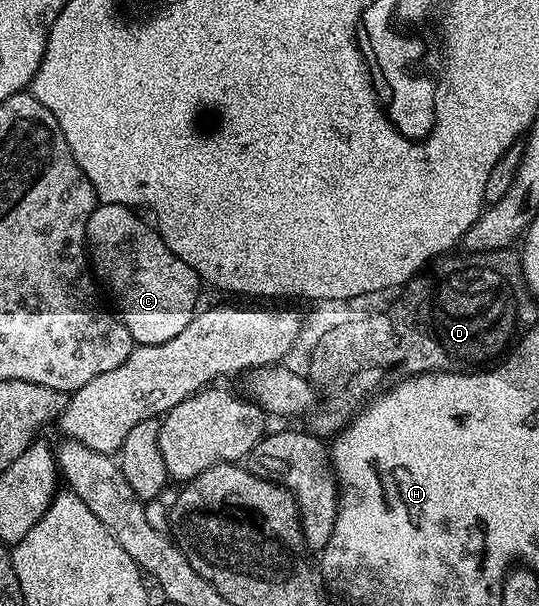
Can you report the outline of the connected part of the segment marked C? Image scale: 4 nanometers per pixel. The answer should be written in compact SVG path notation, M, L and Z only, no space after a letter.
M95 205L86 232L88 260L95 278L103 286L106 284L118 300L122 308L120 320L128 327L135 346L168 343L199 312L200 278L184 259L172 255L149 220L141 221L134 213L137 212L125 205Z

